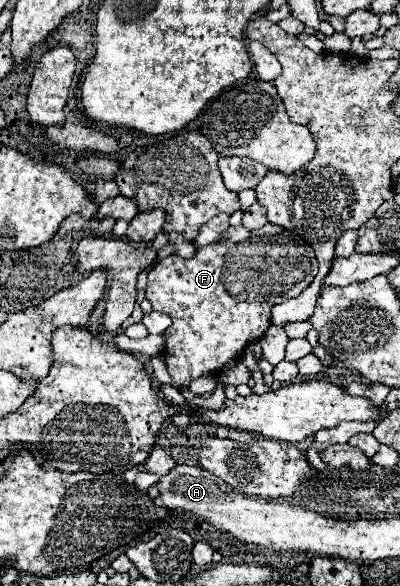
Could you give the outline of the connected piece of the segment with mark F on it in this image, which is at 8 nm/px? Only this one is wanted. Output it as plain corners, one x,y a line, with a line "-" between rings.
273,223
263,225
261,229
245,229
229,227
221,239
209,247
197,249
191,259
183,259
179,255
165,257
157,263
155,269
149,271
147,283
147,299
151,301
155,311
171,315
173,323
165,331
167,349
165,363
169,367
169,375
177,387
187,387
193,379
201,375
217,375
229,361
241,357
243,349
261,339
263,333
271,325
271,307
297,297
317,275
317,259
313,247

